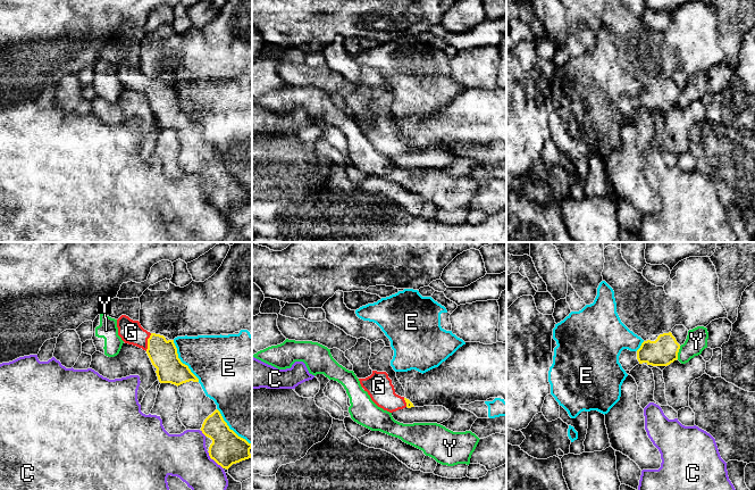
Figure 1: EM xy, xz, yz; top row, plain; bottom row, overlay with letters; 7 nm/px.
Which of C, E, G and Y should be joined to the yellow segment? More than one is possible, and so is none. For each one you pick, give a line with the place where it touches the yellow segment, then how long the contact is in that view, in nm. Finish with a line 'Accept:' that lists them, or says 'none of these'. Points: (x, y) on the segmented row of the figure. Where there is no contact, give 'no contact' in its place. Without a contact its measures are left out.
G: contact xy (148, 342); length 130 nm
Accept: G

